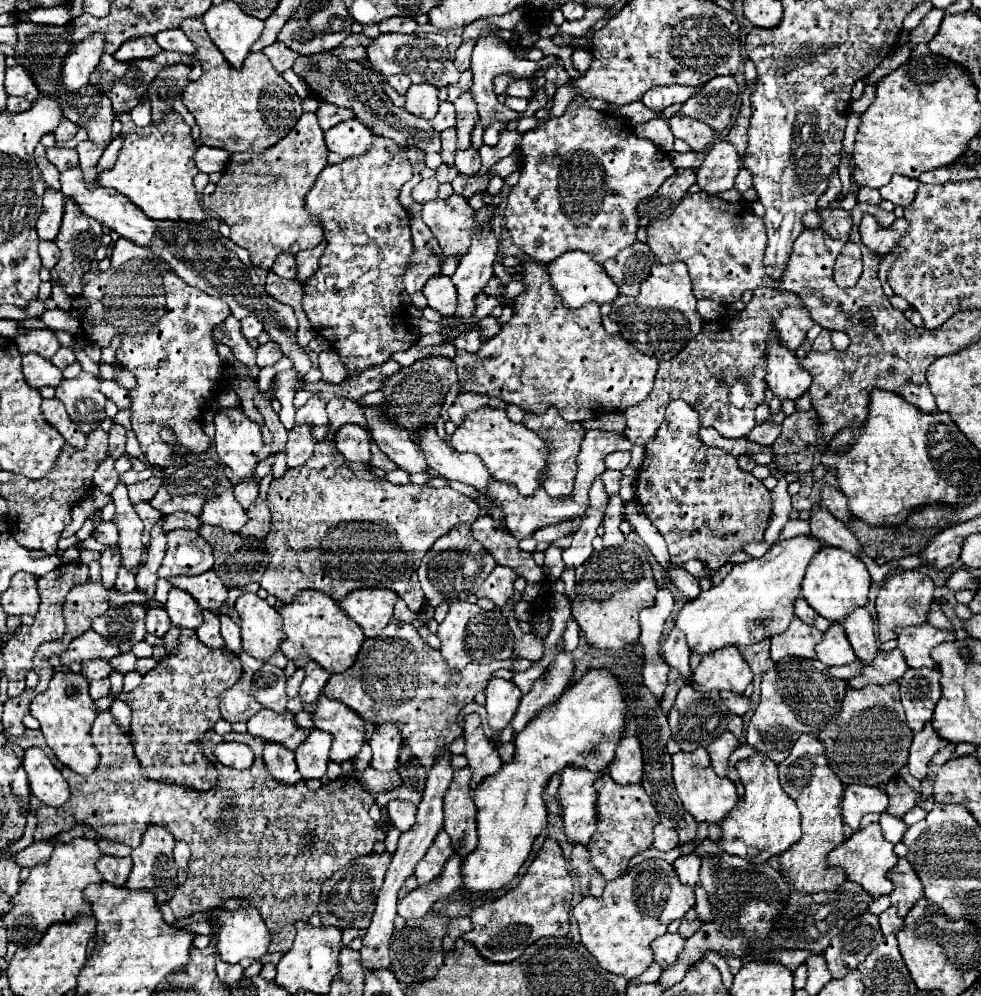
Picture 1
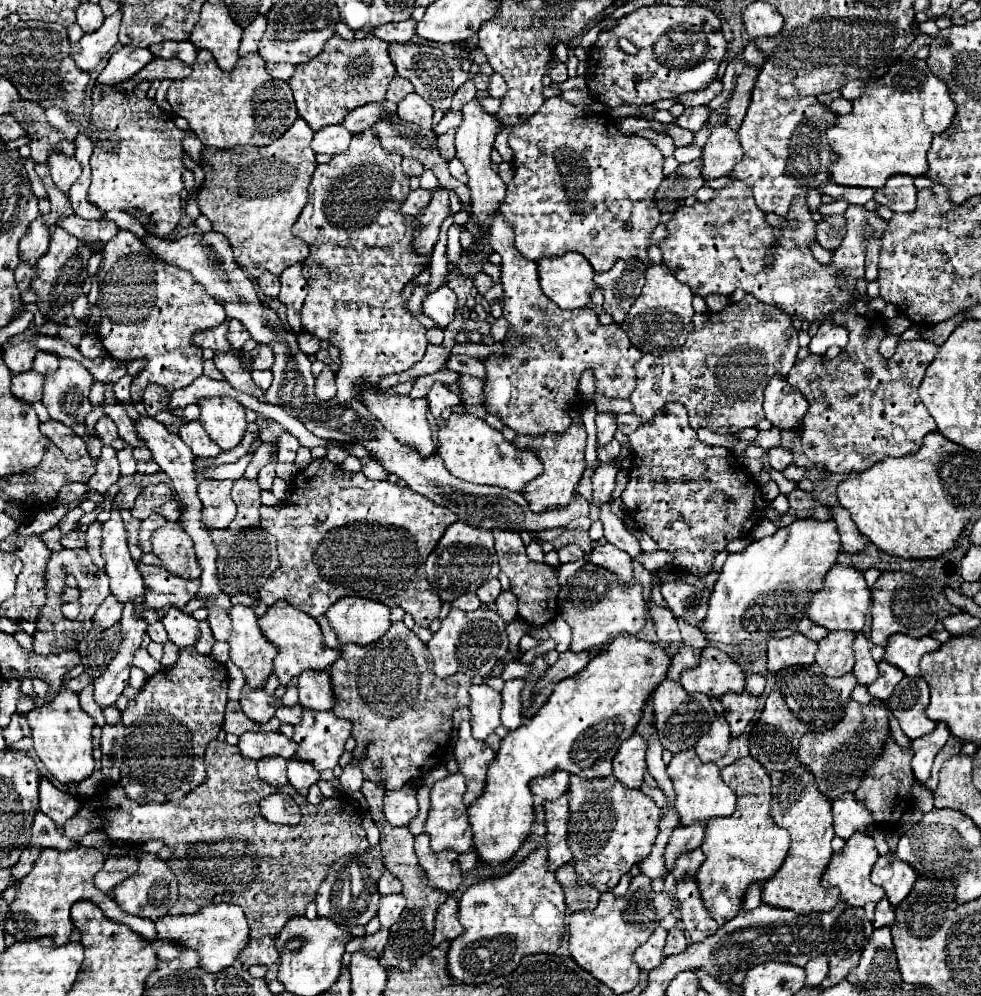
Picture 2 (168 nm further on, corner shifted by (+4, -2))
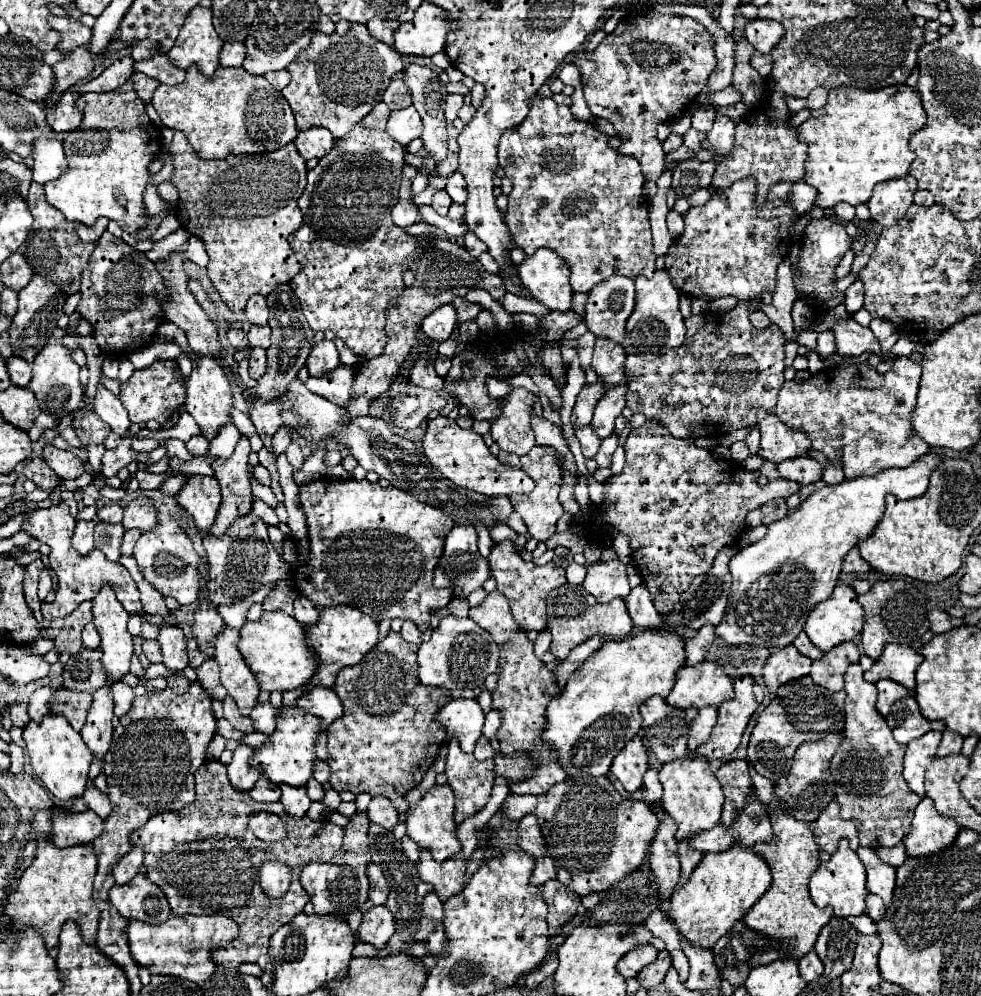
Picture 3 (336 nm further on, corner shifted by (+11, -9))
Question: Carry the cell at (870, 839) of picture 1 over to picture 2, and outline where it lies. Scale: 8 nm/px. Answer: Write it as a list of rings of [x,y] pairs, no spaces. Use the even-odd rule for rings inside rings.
[[[854,832],[846,840],[844,848],[832,856],[826,872],[822,874],[822,886],[826,886],[826,888],[836,886],[840,890],[840,898],[844,902],[848,902],[850,906],[866,906],[868,902],[880,902],[886,896],[886,892],[880,886],[870,882],[870,872],[878,860],[878,856],[880,854],[874,846],[874,838],[864,832]]]

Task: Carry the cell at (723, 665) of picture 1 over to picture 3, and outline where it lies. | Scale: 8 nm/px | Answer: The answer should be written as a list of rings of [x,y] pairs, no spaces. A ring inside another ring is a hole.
[[[703,661],[693,667],[683,667],[677,673],[677,681],[669,697],[665,699],[671,707],[709,707],[733,699],[733,683],[725,671],[713,663]]]

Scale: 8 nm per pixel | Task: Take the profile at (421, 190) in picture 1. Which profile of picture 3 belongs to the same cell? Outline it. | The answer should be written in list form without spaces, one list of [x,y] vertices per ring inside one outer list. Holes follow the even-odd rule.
[[[399,201],[393,211],[391,211],[391,217],[393,217],[393,223],[397,227],[409,227],[415,223],[417,219],[417,207],[413,205],[413,201]]]

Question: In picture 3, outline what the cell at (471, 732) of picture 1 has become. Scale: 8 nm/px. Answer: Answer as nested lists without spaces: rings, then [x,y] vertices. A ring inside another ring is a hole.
[[[449,739],[449,755],[445,775],[455,793],[455,821],[463,823],[485,807],[495,783],[493,759],[477,761],[471,753],[463,753],[457,739]]]

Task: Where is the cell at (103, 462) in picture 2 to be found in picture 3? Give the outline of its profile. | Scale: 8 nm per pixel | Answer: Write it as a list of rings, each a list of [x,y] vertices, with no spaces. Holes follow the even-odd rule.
[[[89,443],[89,445],[85,445],[85,449],[87,449],[87,459],[89,459],[89,463],[91,463],[91,467],[97,471],[97,477],[95,477],[95,481],[99,481],[101,479],[101,455],[105,453],[105,447],[99,443]]]

